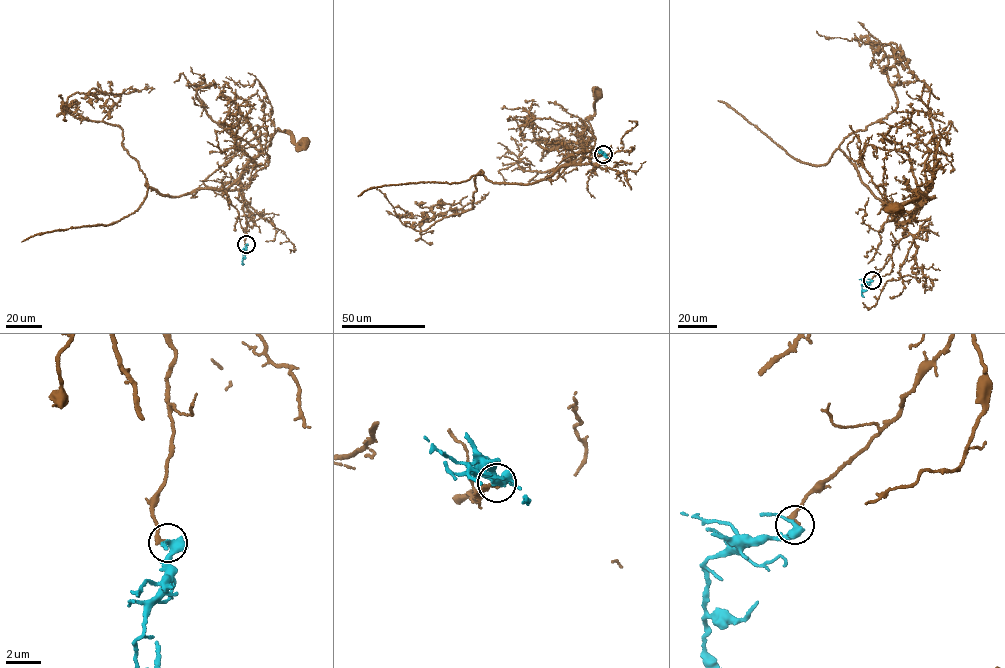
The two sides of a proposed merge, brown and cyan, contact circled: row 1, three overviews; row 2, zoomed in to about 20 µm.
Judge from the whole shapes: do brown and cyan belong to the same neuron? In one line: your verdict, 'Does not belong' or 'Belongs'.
Does not belong

